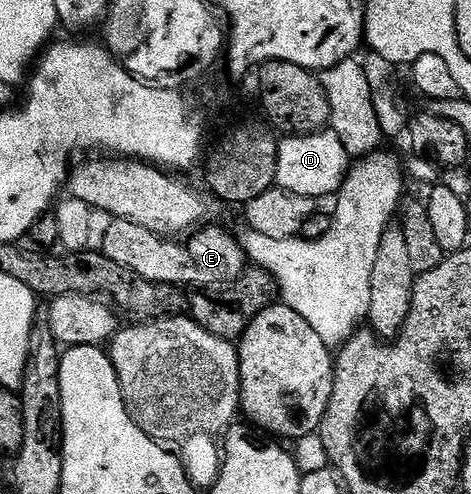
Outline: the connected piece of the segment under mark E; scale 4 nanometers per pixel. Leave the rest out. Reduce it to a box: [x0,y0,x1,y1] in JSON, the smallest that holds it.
[104,219,246,290]

